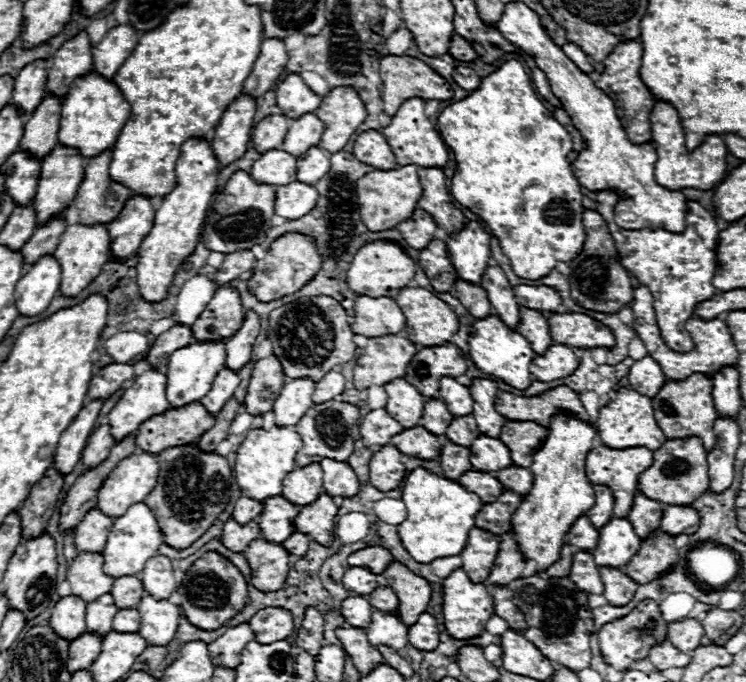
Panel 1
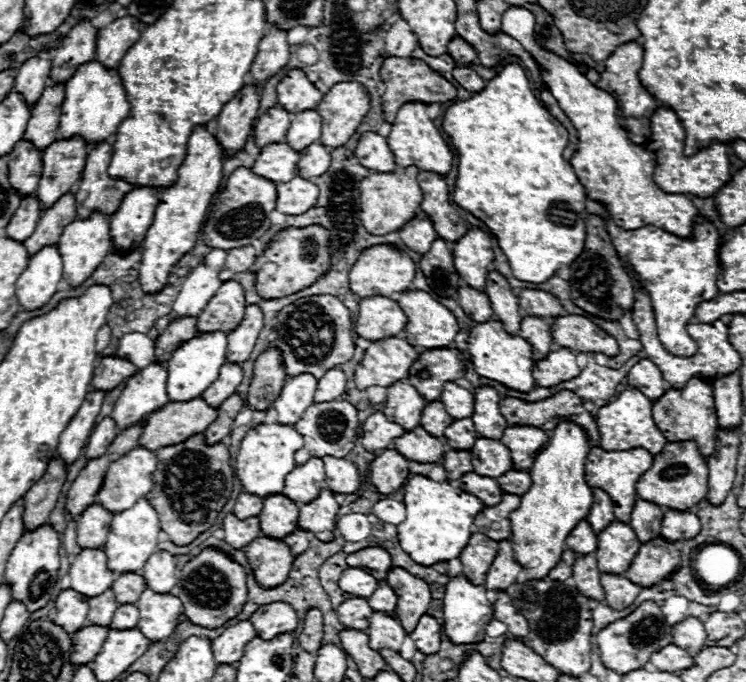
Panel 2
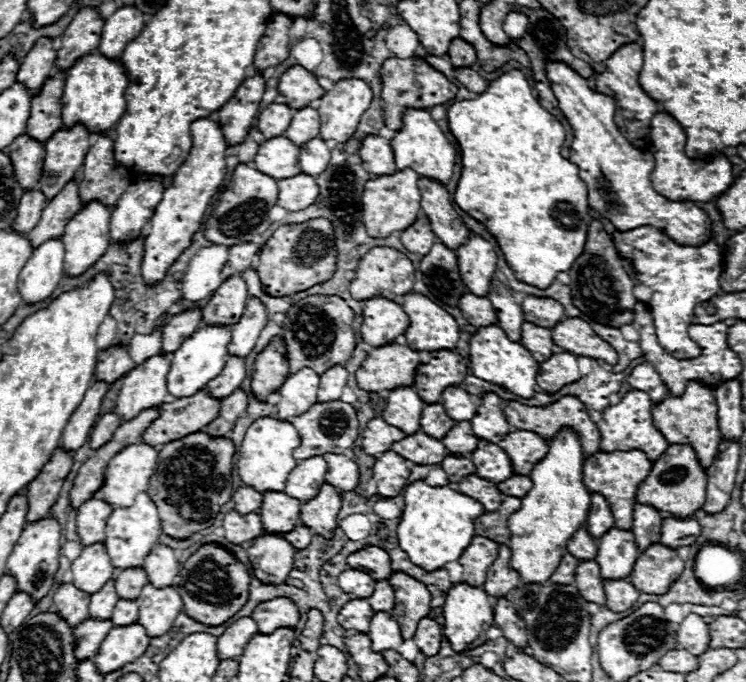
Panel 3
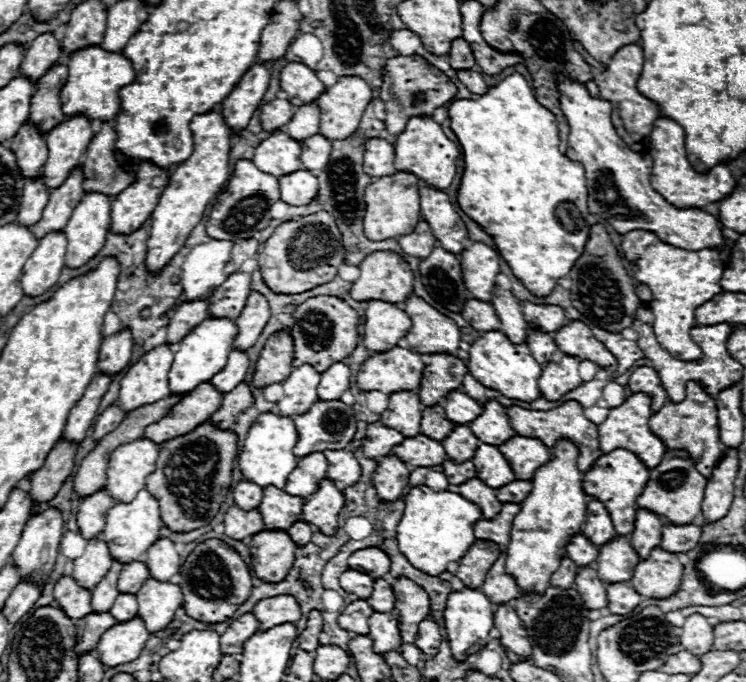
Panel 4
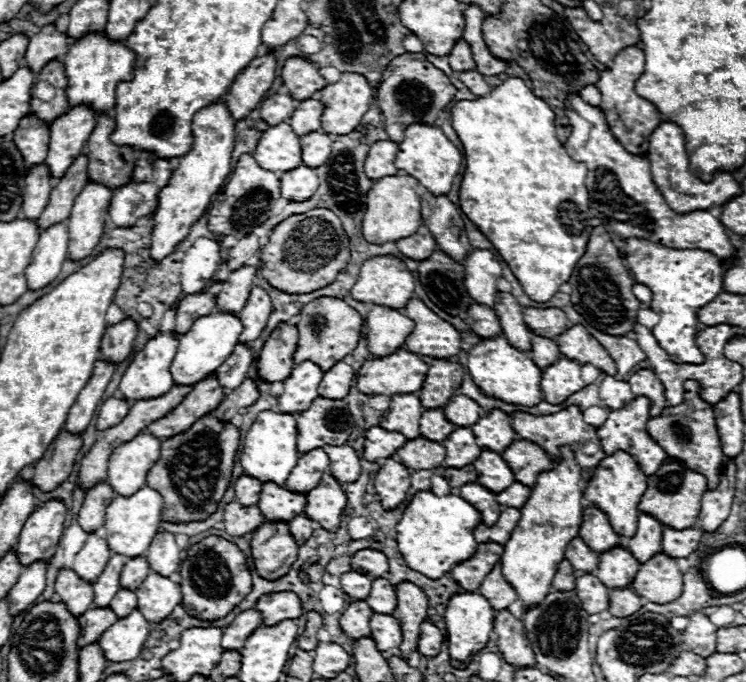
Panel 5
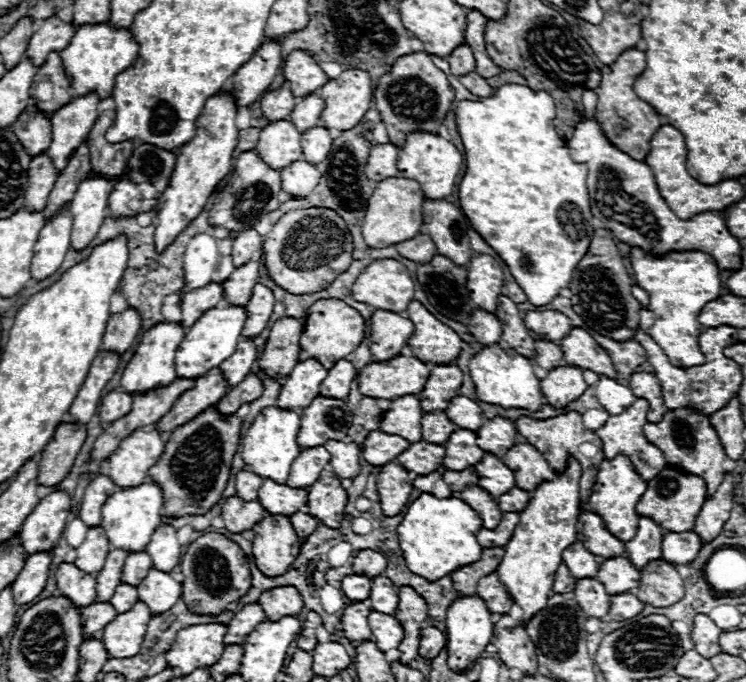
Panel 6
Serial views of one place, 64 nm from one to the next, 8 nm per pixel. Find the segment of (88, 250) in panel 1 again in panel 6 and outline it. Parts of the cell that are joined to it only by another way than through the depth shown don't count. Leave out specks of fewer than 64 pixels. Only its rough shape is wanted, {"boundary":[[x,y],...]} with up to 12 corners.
{"boundary":[[90,174],[70,204],[76,252],[108,214],[112,182]]}

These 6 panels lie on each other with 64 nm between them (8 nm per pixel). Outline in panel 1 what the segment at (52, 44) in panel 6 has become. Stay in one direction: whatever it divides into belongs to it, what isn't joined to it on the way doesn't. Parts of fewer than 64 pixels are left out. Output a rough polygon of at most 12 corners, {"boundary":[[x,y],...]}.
{"boundary":[[36,60],[16,76],[12,100],[22,112],[46,94],[46,60]]}

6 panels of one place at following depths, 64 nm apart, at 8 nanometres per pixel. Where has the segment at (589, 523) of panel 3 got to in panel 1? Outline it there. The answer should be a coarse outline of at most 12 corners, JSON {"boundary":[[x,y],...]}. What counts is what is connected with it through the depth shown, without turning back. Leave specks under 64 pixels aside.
{"boundary":[[594,484],[596,502],[586,512],[596,528],[614,514],[614,496],[608,486]]}

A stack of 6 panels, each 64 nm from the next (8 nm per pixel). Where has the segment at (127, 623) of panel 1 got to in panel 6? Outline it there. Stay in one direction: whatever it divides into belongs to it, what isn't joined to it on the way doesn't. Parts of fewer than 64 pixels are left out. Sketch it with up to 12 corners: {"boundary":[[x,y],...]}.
{"boundary":[[120,584],[112,604],[118,614],[138,602],[138,592],[130,584]]}

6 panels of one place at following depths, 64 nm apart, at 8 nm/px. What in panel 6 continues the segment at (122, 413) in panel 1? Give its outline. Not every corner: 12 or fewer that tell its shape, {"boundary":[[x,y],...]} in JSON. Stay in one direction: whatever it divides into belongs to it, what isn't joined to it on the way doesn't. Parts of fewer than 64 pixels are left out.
{"boundary":[[180,324],[148,330],[120,386],[142,394],[176,380]]}

